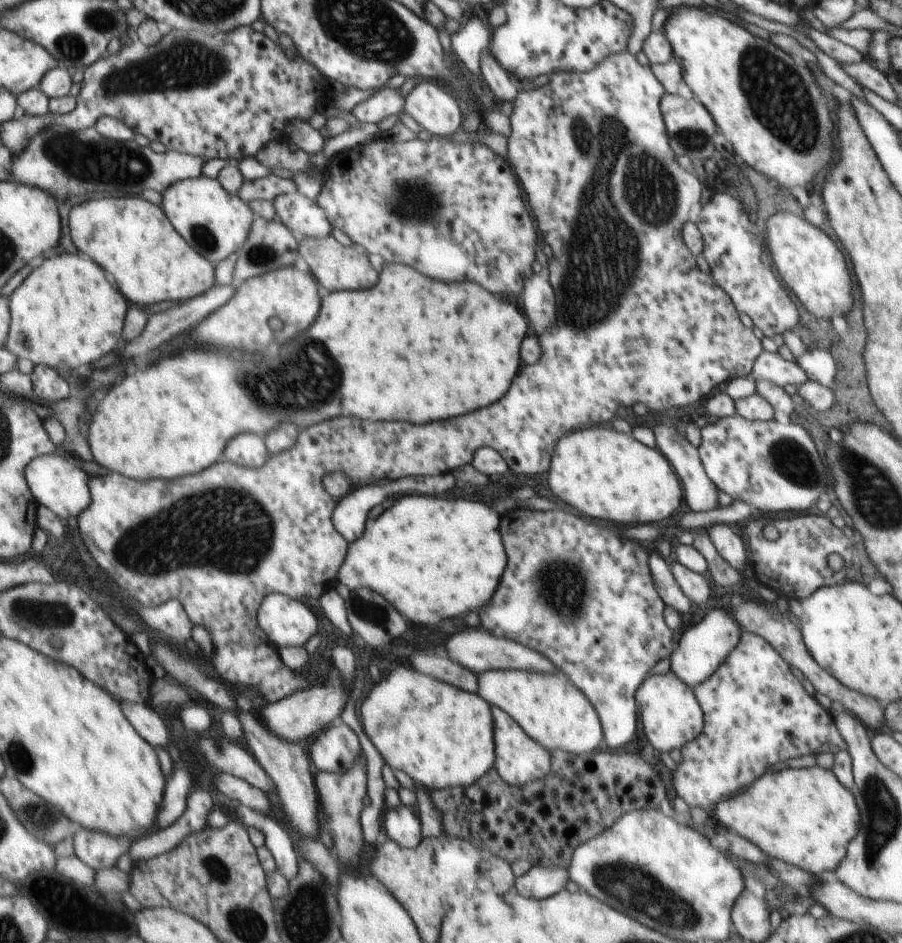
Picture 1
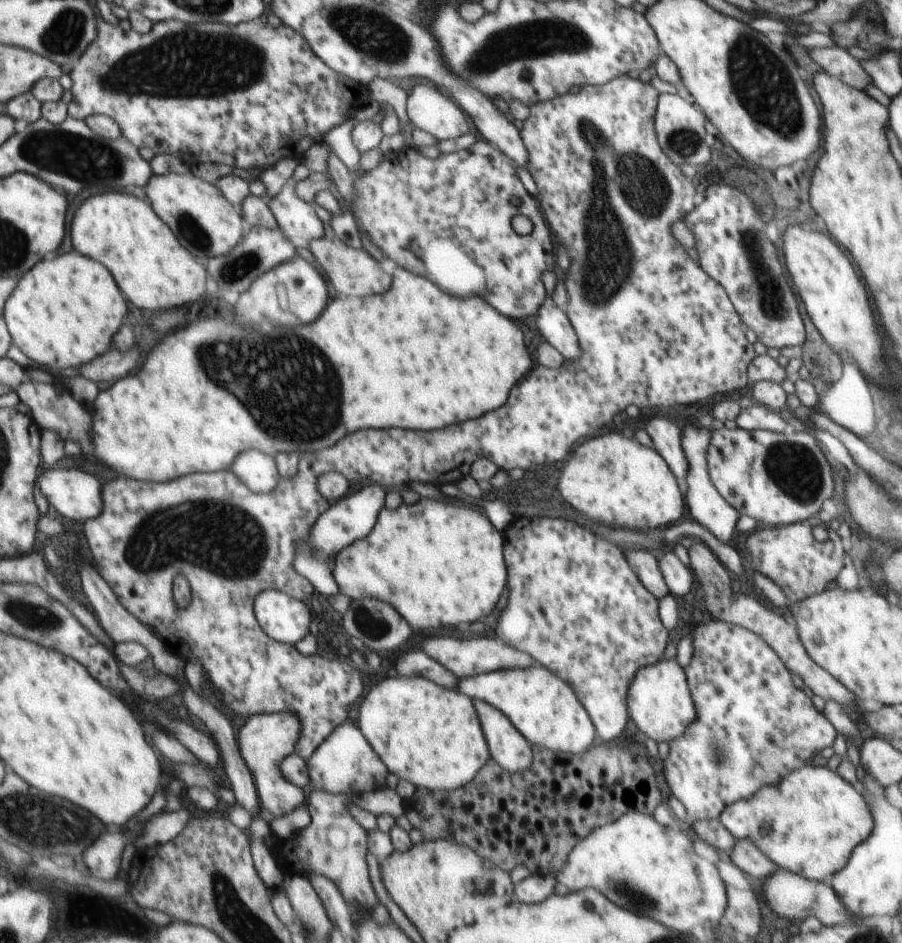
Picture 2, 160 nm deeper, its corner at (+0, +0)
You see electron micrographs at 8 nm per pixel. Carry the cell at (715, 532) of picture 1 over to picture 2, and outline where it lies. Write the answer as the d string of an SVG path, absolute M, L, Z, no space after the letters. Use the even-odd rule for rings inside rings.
M688 423L681 430L681 445L688 461L688 470L686 473L686 488L688 488L686 495L686 502L688 504L688 510L692 514L693 520L699 522L704 528L716 536L722 542L728 544L732 534L734 534L734 528L739 519L738 511L726 502L722 495L718 492L718 489L711 481L708 463L707 463L707 450L711 443L712 429L710 427L698 427L692 423Z

